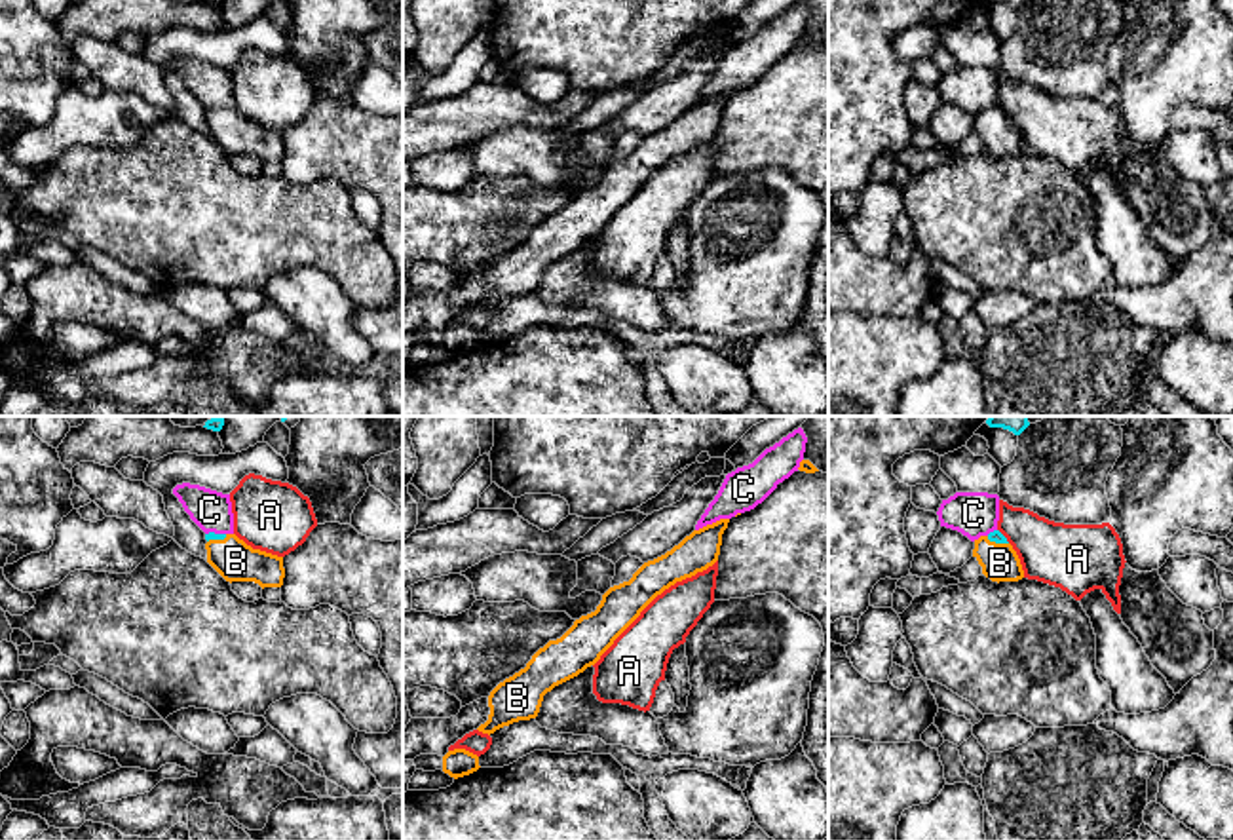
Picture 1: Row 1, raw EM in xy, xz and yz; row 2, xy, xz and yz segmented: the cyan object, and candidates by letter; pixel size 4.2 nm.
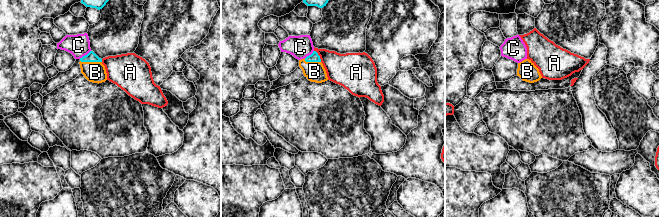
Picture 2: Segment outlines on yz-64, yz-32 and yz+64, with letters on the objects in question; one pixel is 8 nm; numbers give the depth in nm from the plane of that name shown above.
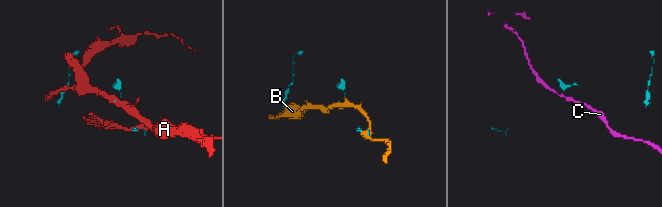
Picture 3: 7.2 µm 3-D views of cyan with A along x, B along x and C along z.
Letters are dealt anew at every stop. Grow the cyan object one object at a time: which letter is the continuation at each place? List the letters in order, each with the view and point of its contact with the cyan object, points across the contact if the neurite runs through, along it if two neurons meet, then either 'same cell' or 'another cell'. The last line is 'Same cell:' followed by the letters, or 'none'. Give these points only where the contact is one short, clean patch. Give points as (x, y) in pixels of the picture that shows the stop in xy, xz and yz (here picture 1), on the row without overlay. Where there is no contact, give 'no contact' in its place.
A: contact yz (1004, 111); border yz (998, 103), (1009, 116); another cell
B: contact yz (998, 116); same cell
C: contact xy (213, 107); border xy (225, 107), (206, 109); another cell
Same cell: B

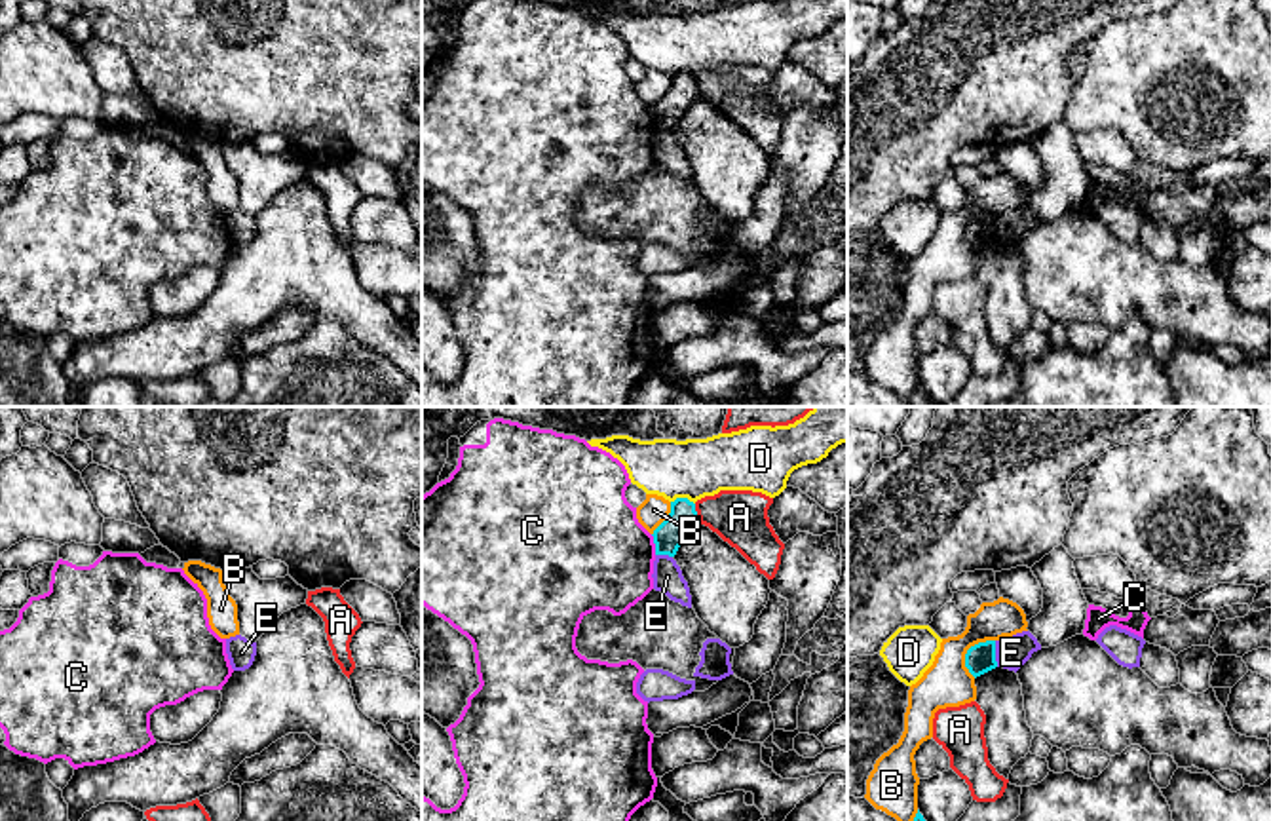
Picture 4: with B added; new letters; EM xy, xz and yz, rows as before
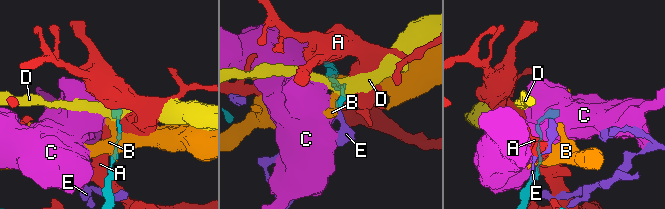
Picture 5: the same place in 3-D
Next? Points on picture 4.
A: contact xz (696, 88); border xz (694, 78), (700, 95); another cell
B: contact yz (967, 225); another cell
C: contact xz (654, 116); border xz (650, 109), (656, 128); another cell
D: contact xz (682, 73); border xz (671, 75), (688, 73), (694, 78); another cell
E: contact yz (994, 229); another cell
Same cell: none

